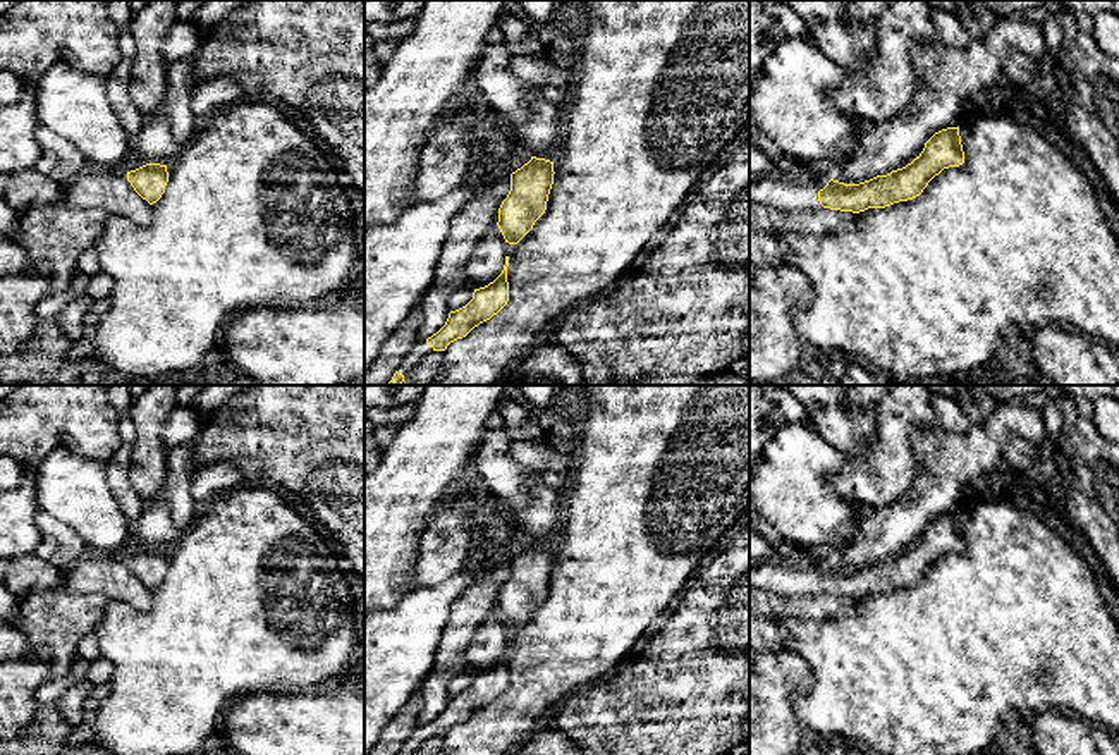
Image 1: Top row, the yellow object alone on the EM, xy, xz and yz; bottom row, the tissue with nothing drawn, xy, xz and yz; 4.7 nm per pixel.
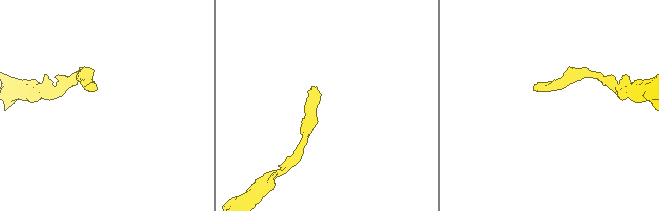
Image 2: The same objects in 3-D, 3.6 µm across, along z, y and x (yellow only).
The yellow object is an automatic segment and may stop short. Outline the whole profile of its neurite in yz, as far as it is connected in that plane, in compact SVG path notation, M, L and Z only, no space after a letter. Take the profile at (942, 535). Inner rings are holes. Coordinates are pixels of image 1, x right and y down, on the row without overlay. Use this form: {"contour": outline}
{"contour": "M947 513L935 518L911 549L887 561L877 561L859 569L844 569L834 564L798 568L786 556L777 556L749 566L749 586L777 595L830 593L859 598L913 585L944 554L963 549L959 513Z"}

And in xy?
{"contour": "M146 549L127 557L127 566L143 585L153 590L165 578L165 571L168 568L167 550Z"}

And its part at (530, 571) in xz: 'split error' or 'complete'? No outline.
complete

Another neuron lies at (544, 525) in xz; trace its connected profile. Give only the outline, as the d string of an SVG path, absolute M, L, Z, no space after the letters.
M505 428L486 432L474 447L471 475L483 492L516 513L531 542L553 547L564 533L564 495L536 470L512 459L512 440Z

